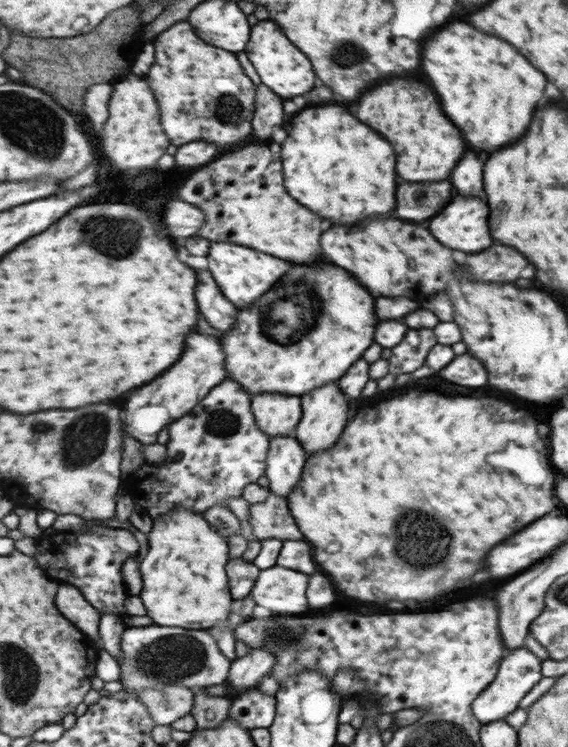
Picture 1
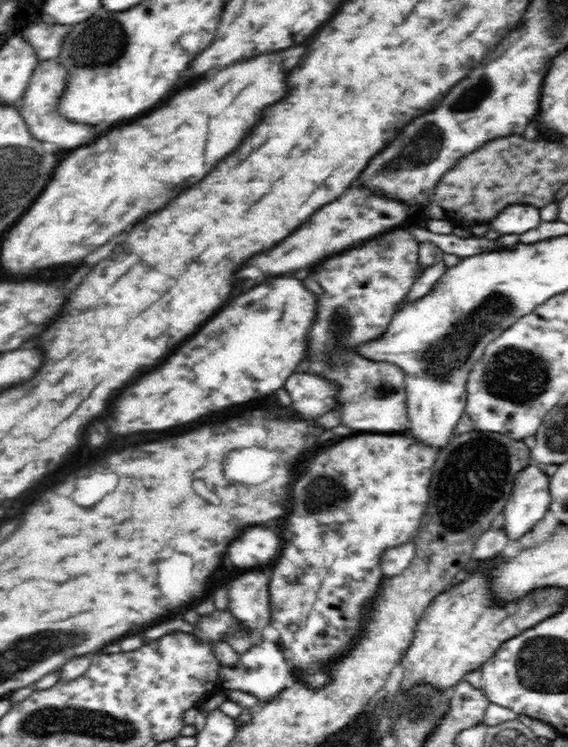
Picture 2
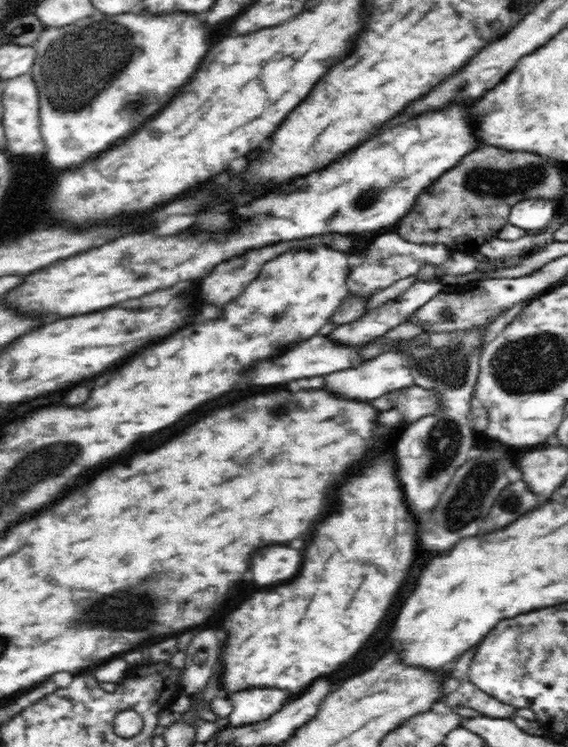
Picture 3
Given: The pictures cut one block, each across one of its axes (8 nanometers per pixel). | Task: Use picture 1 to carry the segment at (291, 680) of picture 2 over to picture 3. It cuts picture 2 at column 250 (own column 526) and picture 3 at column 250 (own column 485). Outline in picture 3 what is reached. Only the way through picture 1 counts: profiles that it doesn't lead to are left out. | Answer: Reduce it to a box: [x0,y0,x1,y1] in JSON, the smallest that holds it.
[230,688,290,726]

